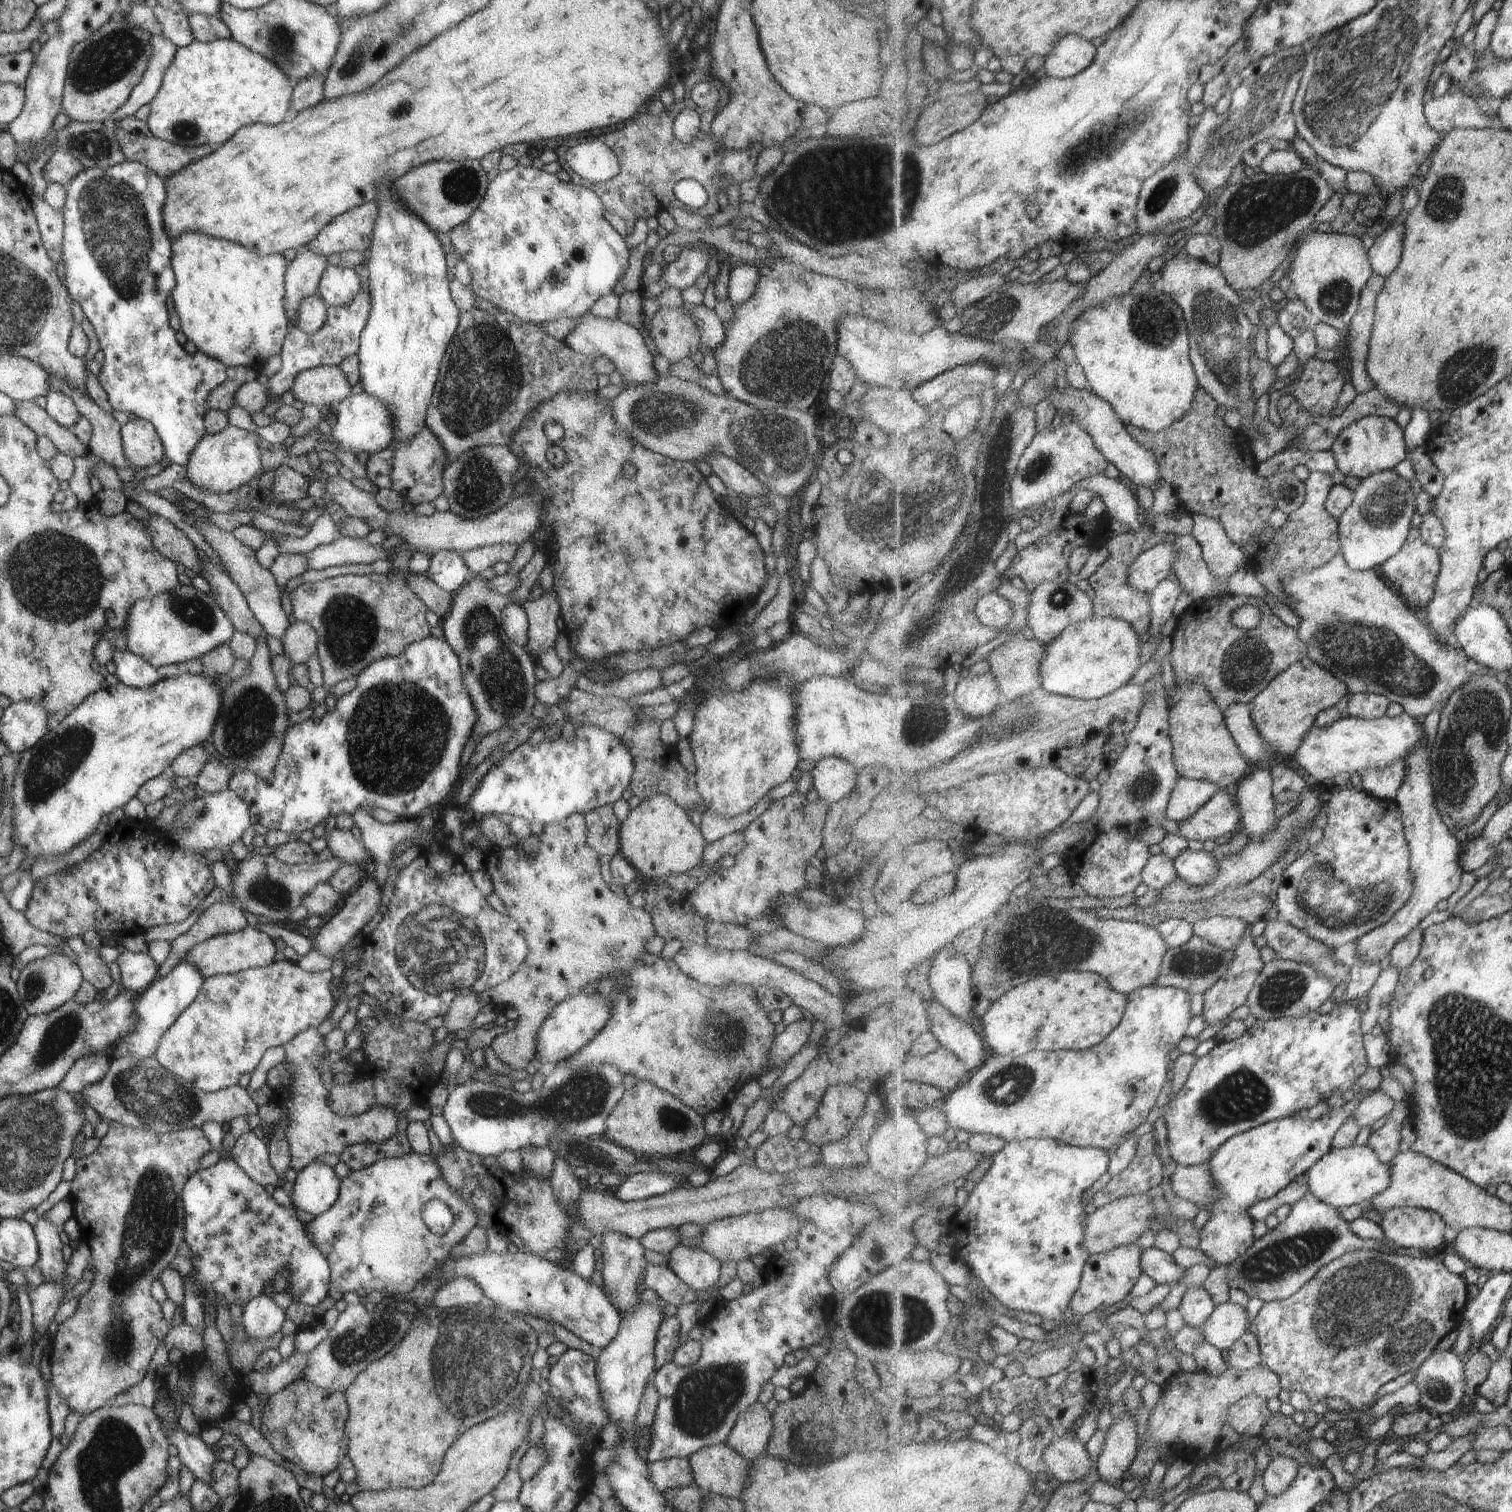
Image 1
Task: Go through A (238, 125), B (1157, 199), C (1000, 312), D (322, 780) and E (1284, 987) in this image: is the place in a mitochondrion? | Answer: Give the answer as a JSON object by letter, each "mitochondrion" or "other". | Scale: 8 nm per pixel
{"A":"other","B":"mitochondrion","C":"mitochondrion","D":"other","E":"mitochondrion"}

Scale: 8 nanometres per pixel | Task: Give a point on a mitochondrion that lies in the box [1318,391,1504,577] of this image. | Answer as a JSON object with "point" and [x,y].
{"point":[1384,506]}

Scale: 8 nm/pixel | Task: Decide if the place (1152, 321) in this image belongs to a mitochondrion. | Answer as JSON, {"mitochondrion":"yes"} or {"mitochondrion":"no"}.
{"mitochondrion":"yes"}

